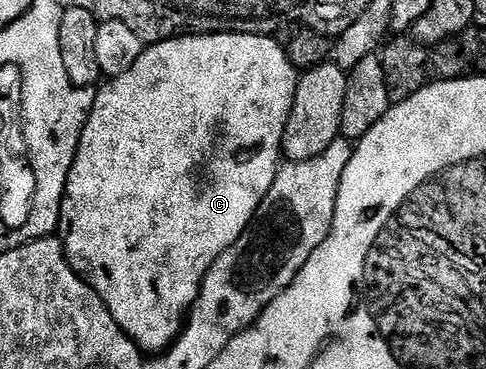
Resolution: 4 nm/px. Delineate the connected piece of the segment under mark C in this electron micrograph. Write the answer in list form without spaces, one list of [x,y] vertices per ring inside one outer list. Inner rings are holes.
[[[262,34],[179,35],[177,39],[152,43],[143,50],[142,56],[130,69],[113,76],[106,84],[103,82],[97,88],[90,116],[86,119],[72,167],[66,178],[66,192],[62,194],[62,211],[58,215],[57,234],[71,269],[86,280],[86,284],[98,295],[108,313],[112,313],[116,325],[130,338],[139,352],[161,353],[178,338],[190,308],[198,300],[198,291],[202,288],[205,275],[212,269],[217,258],[253,221],[259,203],[264,201],[278,172],[284,129],[294,104],[300,75],[291,65],[281,42],[277,38],[269,39]]]

